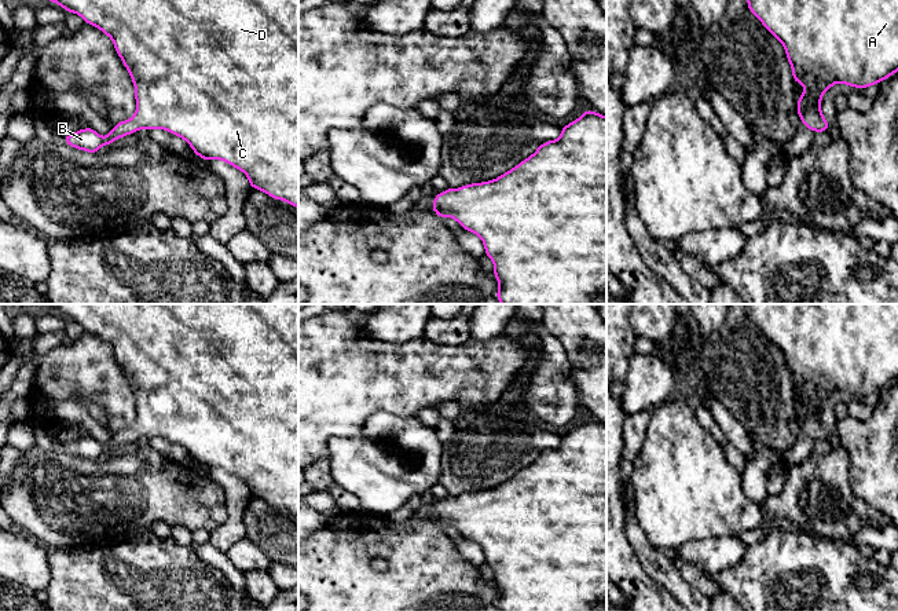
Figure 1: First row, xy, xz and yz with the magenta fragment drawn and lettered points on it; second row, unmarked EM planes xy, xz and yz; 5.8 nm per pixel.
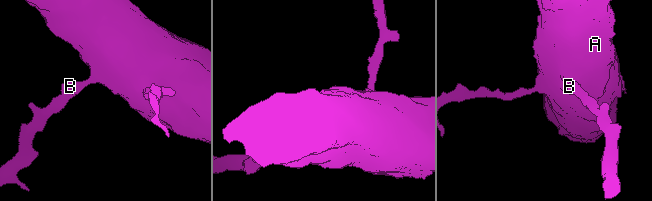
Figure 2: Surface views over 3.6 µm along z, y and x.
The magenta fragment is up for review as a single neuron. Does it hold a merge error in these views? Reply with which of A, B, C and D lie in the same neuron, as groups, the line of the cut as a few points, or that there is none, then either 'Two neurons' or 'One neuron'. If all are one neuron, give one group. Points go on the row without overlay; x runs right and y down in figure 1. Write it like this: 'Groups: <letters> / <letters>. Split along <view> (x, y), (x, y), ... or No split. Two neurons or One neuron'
Groups: A B C D. No split. One neuron

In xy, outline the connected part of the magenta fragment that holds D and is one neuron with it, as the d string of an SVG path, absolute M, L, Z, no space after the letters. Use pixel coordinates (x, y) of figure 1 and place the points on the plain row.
M44 304L67 321L80 323L85 332L107 343L135 394L136 420L132 427L114 433L106 446L91 435L62 444L66 453L95 462L103 453L113 453L118 446L161 436L184 447L193 460L206 468L221 468L242 479L250 491L274 508L286 509L298 517L298 304Z

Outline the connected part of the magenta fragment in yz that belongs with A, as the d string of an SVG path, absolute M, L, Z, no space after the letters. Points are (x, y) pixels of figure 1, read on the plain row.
M747 304L747 312L784 354L793 391L804 394L796 420L813 440L826 440L829 436L821 420L821 406L833 392L864 398L898 380L898 304Z

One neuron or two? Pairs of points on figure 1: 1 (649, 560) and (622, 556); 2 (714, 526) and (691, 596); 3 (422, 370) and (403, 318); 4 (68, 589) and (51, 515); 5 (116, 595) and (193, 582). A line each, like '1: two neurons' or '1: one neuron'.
1: two neurons
2: two neurons
3: two neurons
4: two neurons
5: one neuron

